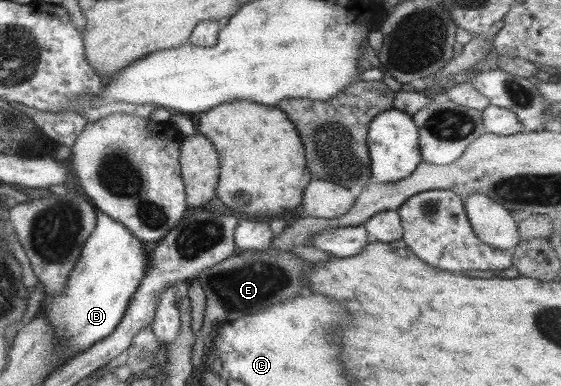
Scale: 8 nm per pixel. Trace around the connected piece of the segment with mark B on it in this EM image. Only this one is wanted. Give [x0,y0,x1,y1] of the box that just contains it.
[41,209,147,358]

